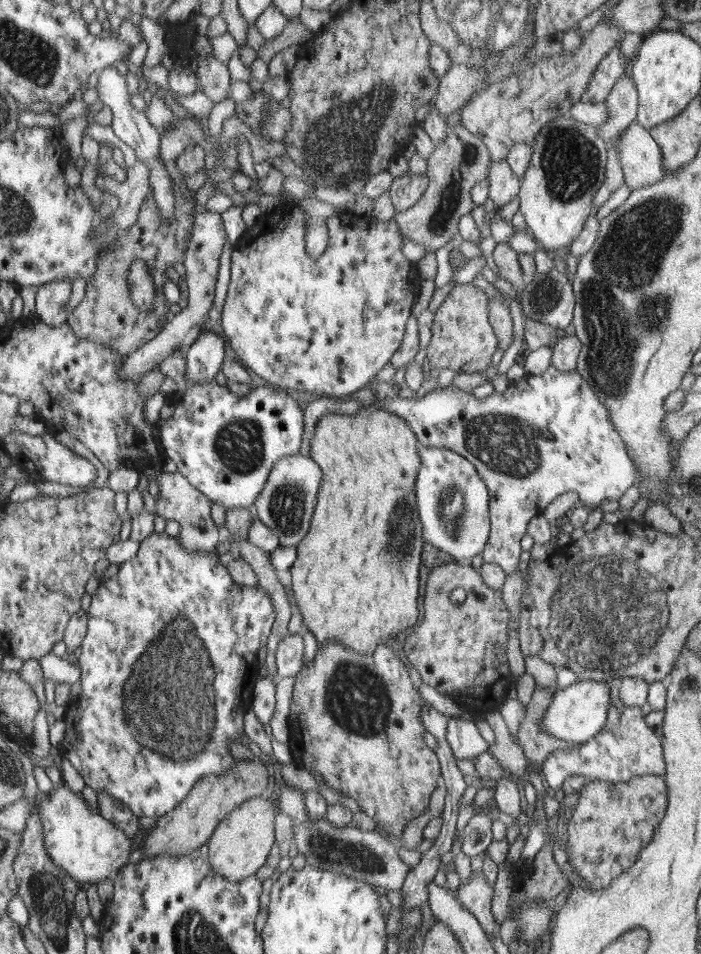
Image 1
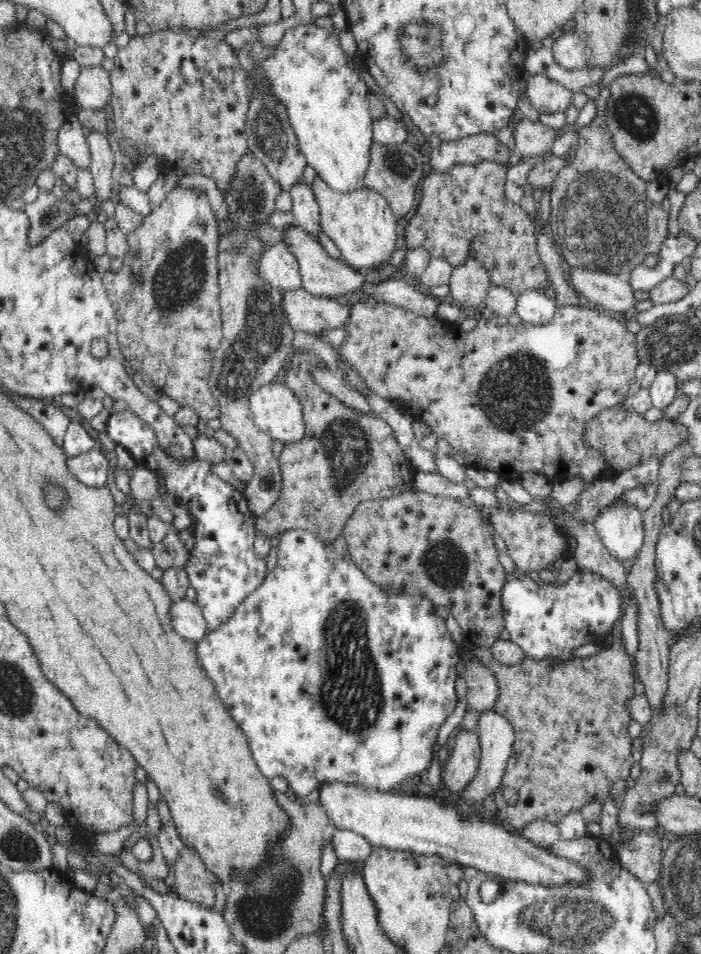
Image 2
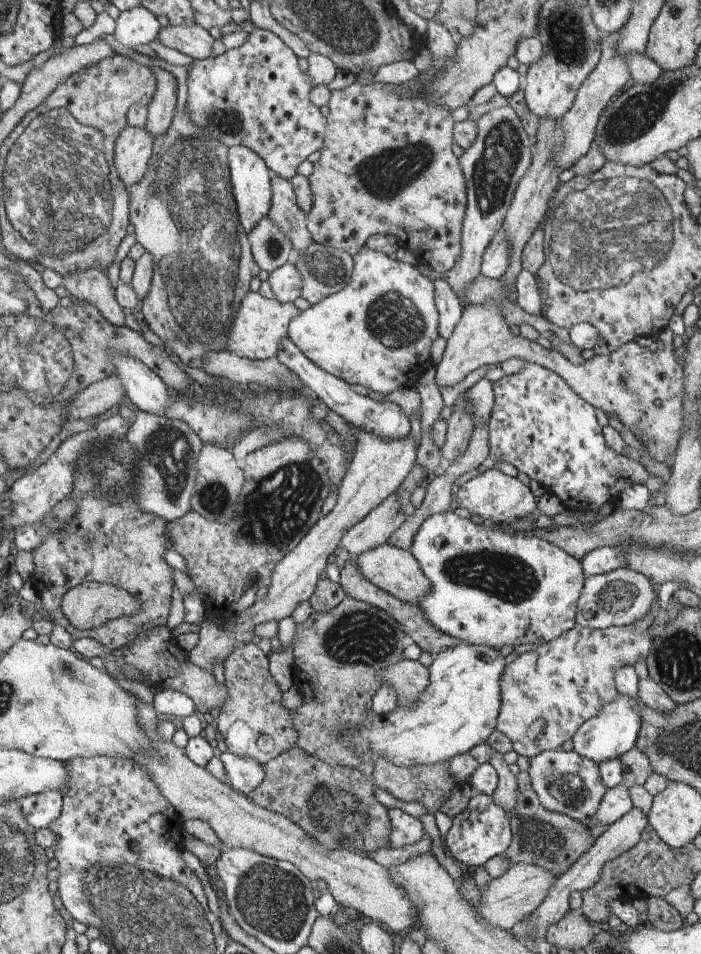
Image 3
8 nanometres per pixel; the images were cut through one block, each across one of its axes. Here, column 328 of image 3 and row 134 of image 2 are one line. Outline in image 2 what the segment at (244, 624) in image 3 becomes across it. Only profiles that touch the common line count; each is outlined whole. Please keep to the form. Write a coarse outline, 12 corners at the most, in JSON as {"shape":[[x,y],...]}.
{"shape":[[518,121],[514,140],[518,157],[548,155],[561,129]]}

